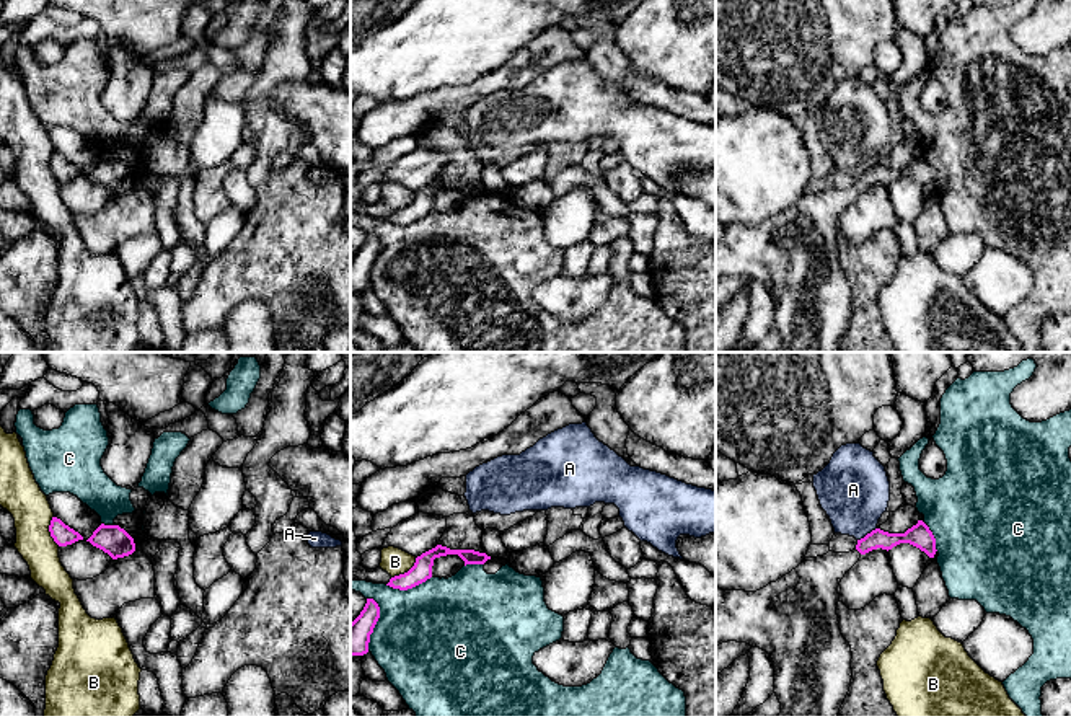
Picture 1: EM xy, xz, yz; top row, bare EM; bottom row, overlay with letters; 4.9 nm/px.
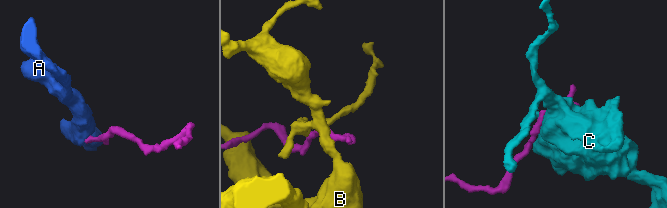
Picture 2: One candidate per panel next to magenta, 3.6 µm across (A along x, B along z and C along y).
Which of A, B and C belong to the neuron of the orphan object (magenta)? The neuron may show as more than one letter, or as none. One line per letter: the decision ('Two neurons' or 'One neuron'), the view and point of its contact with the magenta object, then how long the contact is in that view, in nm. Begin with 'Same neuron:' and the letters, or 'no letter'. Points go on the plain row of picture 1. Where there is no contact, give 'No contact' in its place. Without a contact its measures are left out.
Same neuron: no letter
A: Two neurons. Touches magenta at yz (868, 168). Shared border 120 nm
B: Two neurons. Touches magenta at xy (49, 165). Shared border 160 nm
C: Two neurons. Touches magenta at xz (408, 222). Shared border 240 nm

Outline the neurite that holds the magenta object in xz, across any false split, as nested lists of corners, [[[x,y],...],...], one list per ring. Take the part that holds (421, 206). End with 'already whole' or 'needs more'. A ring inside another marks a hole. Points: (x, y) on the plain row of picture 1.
[[[437,179],[435,183],[417,191],[414,201],[408,207],[391,212],[386,220],[408,225],[425,217],[432,212],[434,194],[447,189],[458,189],[465,196],[465,201],[484,199],[487,194],[491,194],[491,191],[486,188],[474,184],[450,184],[447,181]]] | already whole

